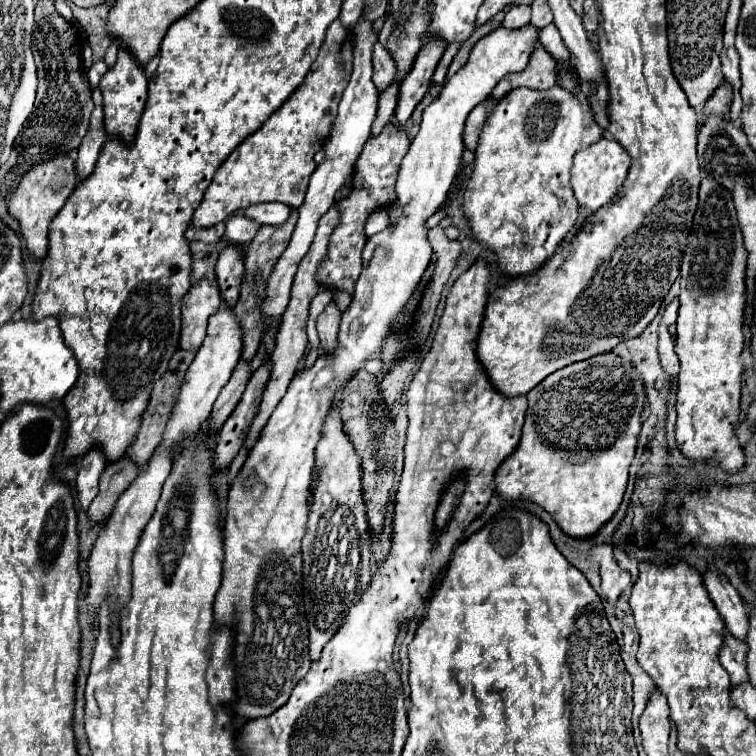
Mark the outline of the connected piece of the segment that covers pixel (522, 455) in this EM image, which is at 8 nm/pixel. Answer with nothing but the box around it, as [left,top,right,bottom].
[496,352,646,538]

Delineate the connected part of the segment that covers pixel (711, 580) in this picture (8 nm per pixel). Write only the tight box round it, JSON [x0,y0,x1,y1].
[704,570,750,640]

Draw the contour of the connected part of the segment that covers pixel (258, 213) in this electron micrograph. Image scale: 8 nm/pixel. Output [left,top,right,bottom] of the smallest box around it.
[246,202,290,224]

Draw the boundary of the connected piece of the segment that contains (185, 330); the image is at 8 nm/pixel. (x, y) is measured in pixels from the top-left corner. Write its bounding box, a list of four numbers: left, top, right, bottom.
[180,278,222,350]

